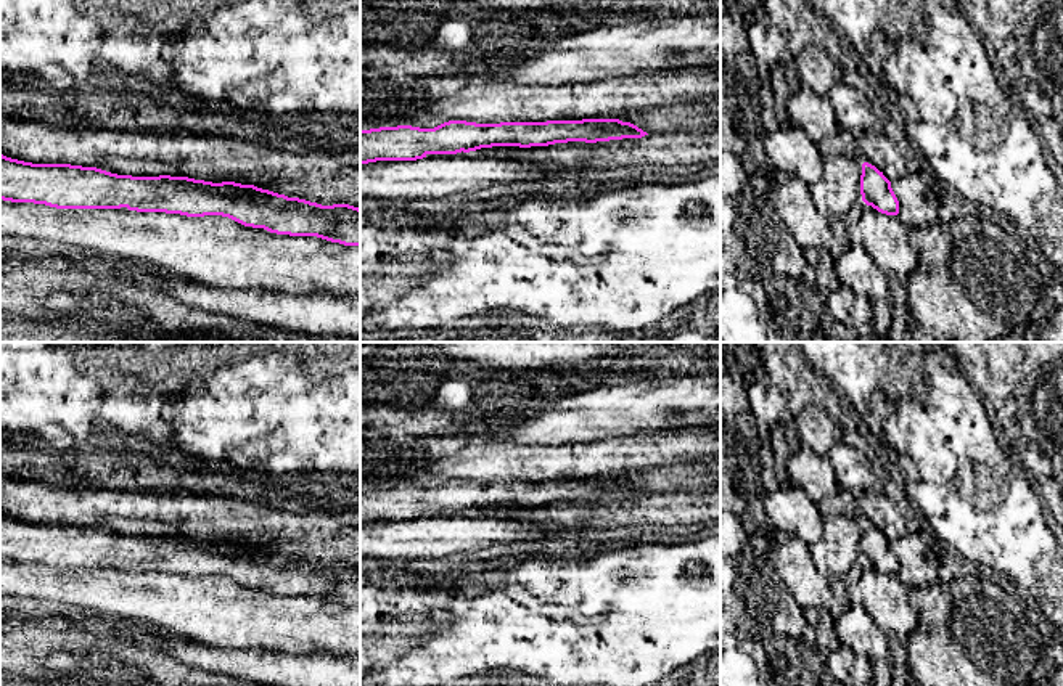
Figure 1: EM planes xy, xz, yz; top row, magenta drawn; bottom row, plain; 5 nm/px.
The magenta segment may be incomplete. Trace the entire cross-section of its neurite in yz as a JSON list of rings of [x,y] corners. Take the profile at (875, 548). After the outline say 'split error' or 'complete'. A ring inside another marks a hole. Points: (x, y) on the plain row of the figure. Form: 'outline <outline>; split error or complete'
outline [[[868,522],[862,524],[860,554],[862,561],[878,572],[886,575],[899,574],[899,561],[891,548],[891,541]]]; complete

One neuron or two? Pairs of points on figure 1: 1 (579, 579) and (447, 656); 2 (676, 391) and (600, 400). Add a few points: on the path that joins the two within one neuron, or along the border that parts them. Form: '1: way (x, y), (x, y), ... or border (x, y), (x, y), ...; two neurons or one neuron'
1: way (547, 600), (529, 616), (494, 616), (480, 624); one neuron
2: way (656, 400), (619, 400); one neuron

